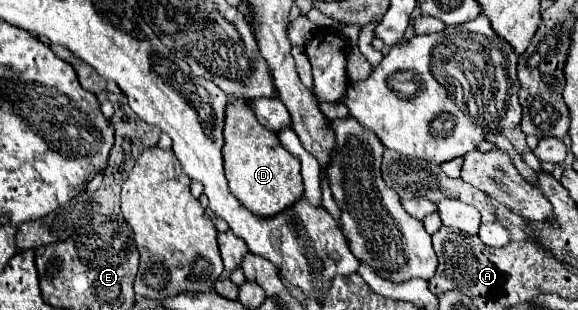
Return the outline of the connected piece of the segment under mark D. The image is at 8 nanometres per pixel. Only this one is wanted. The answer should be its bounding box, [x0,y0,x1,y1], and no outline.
[223,97,303,217]

